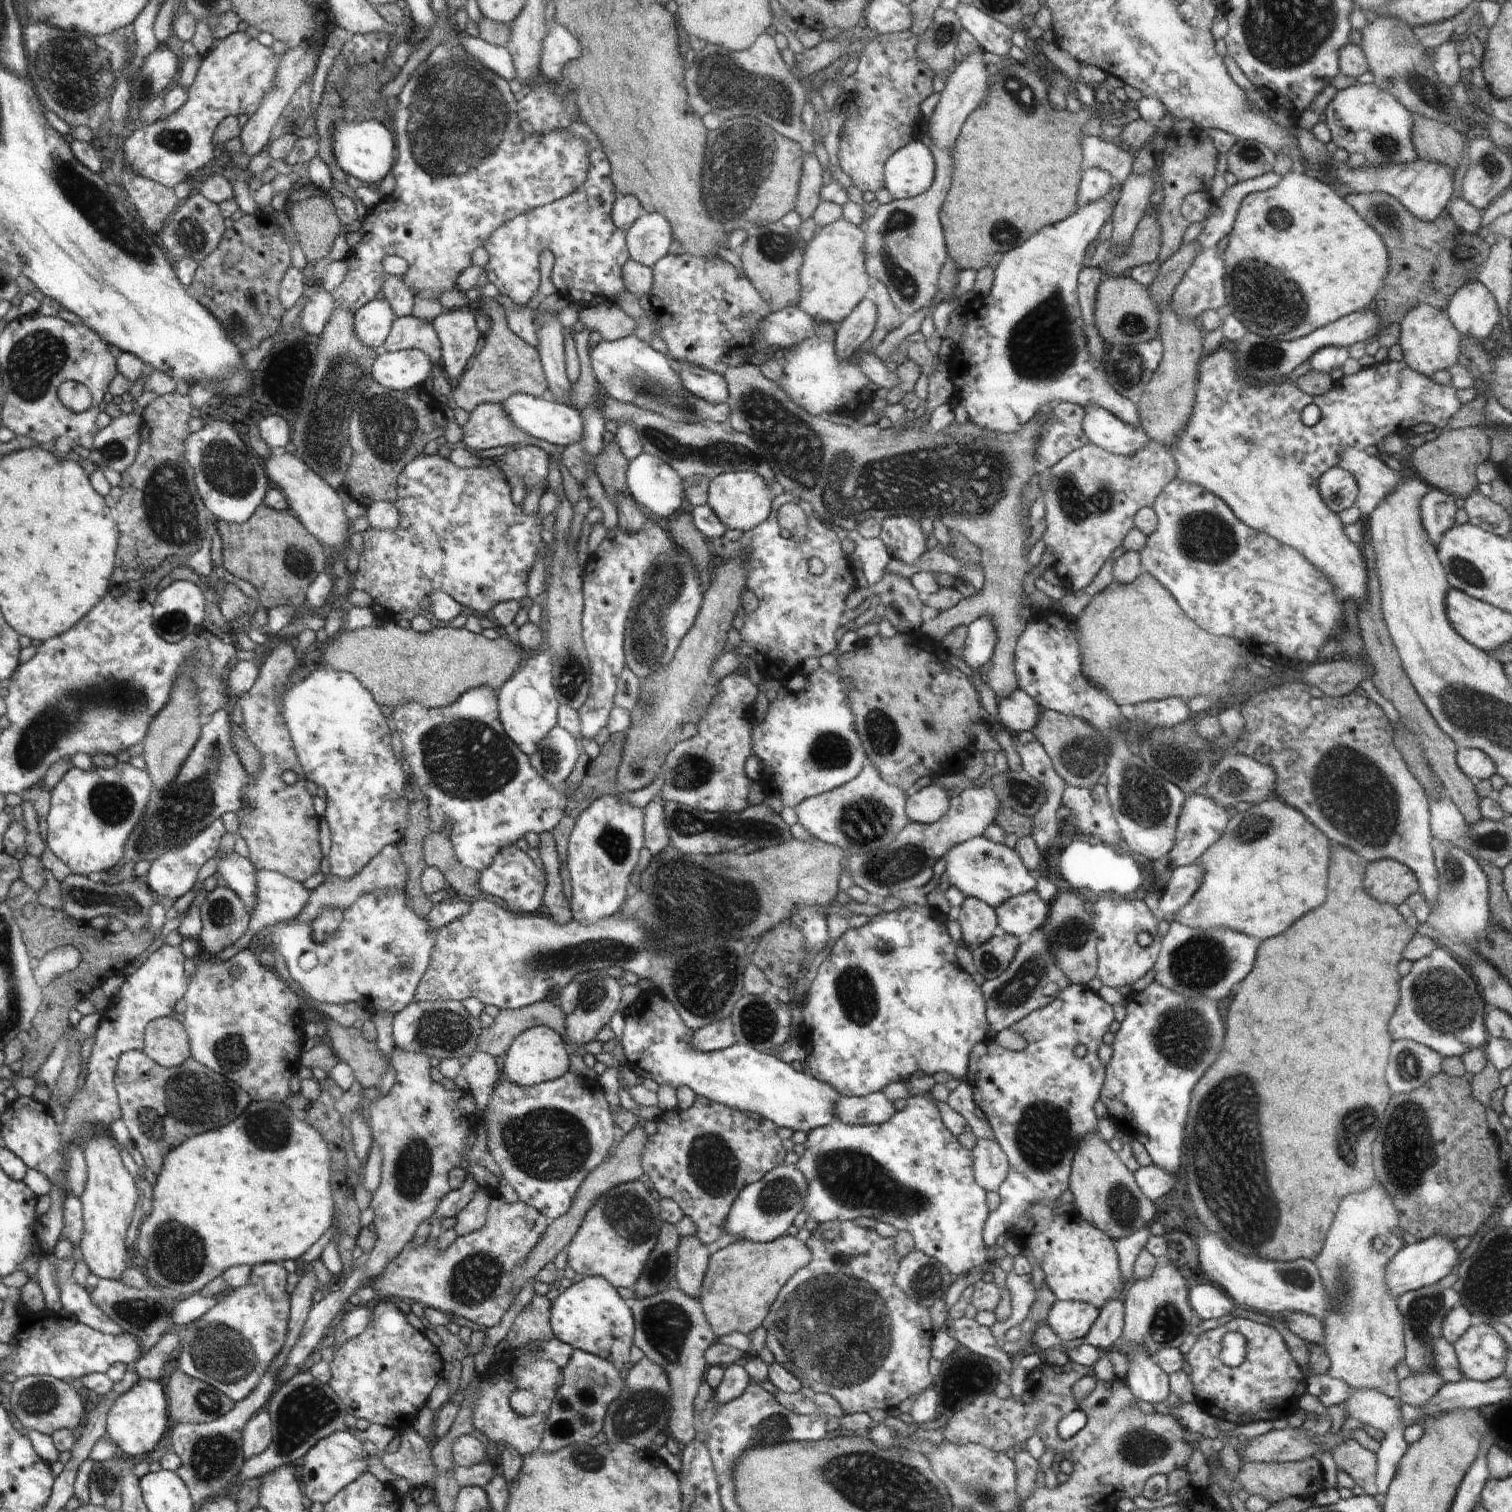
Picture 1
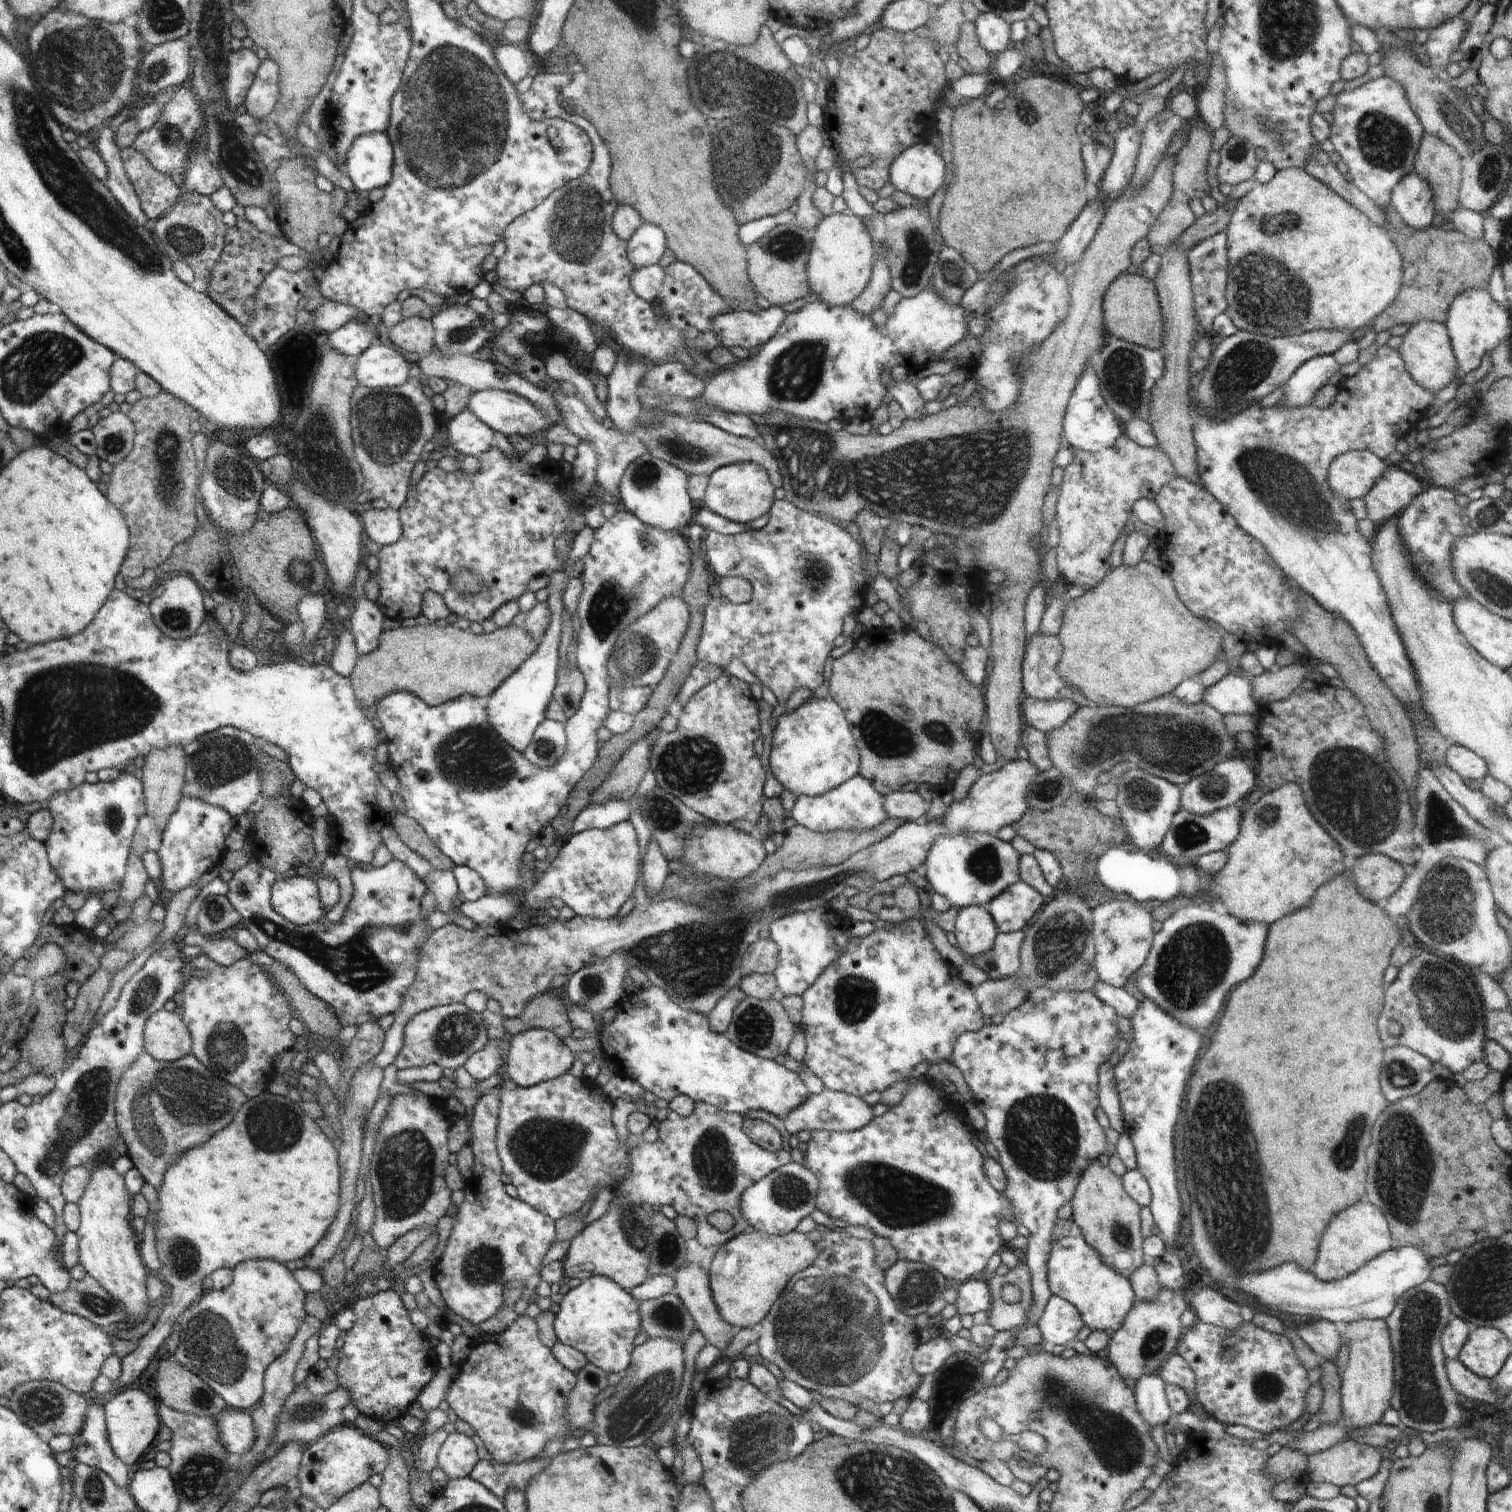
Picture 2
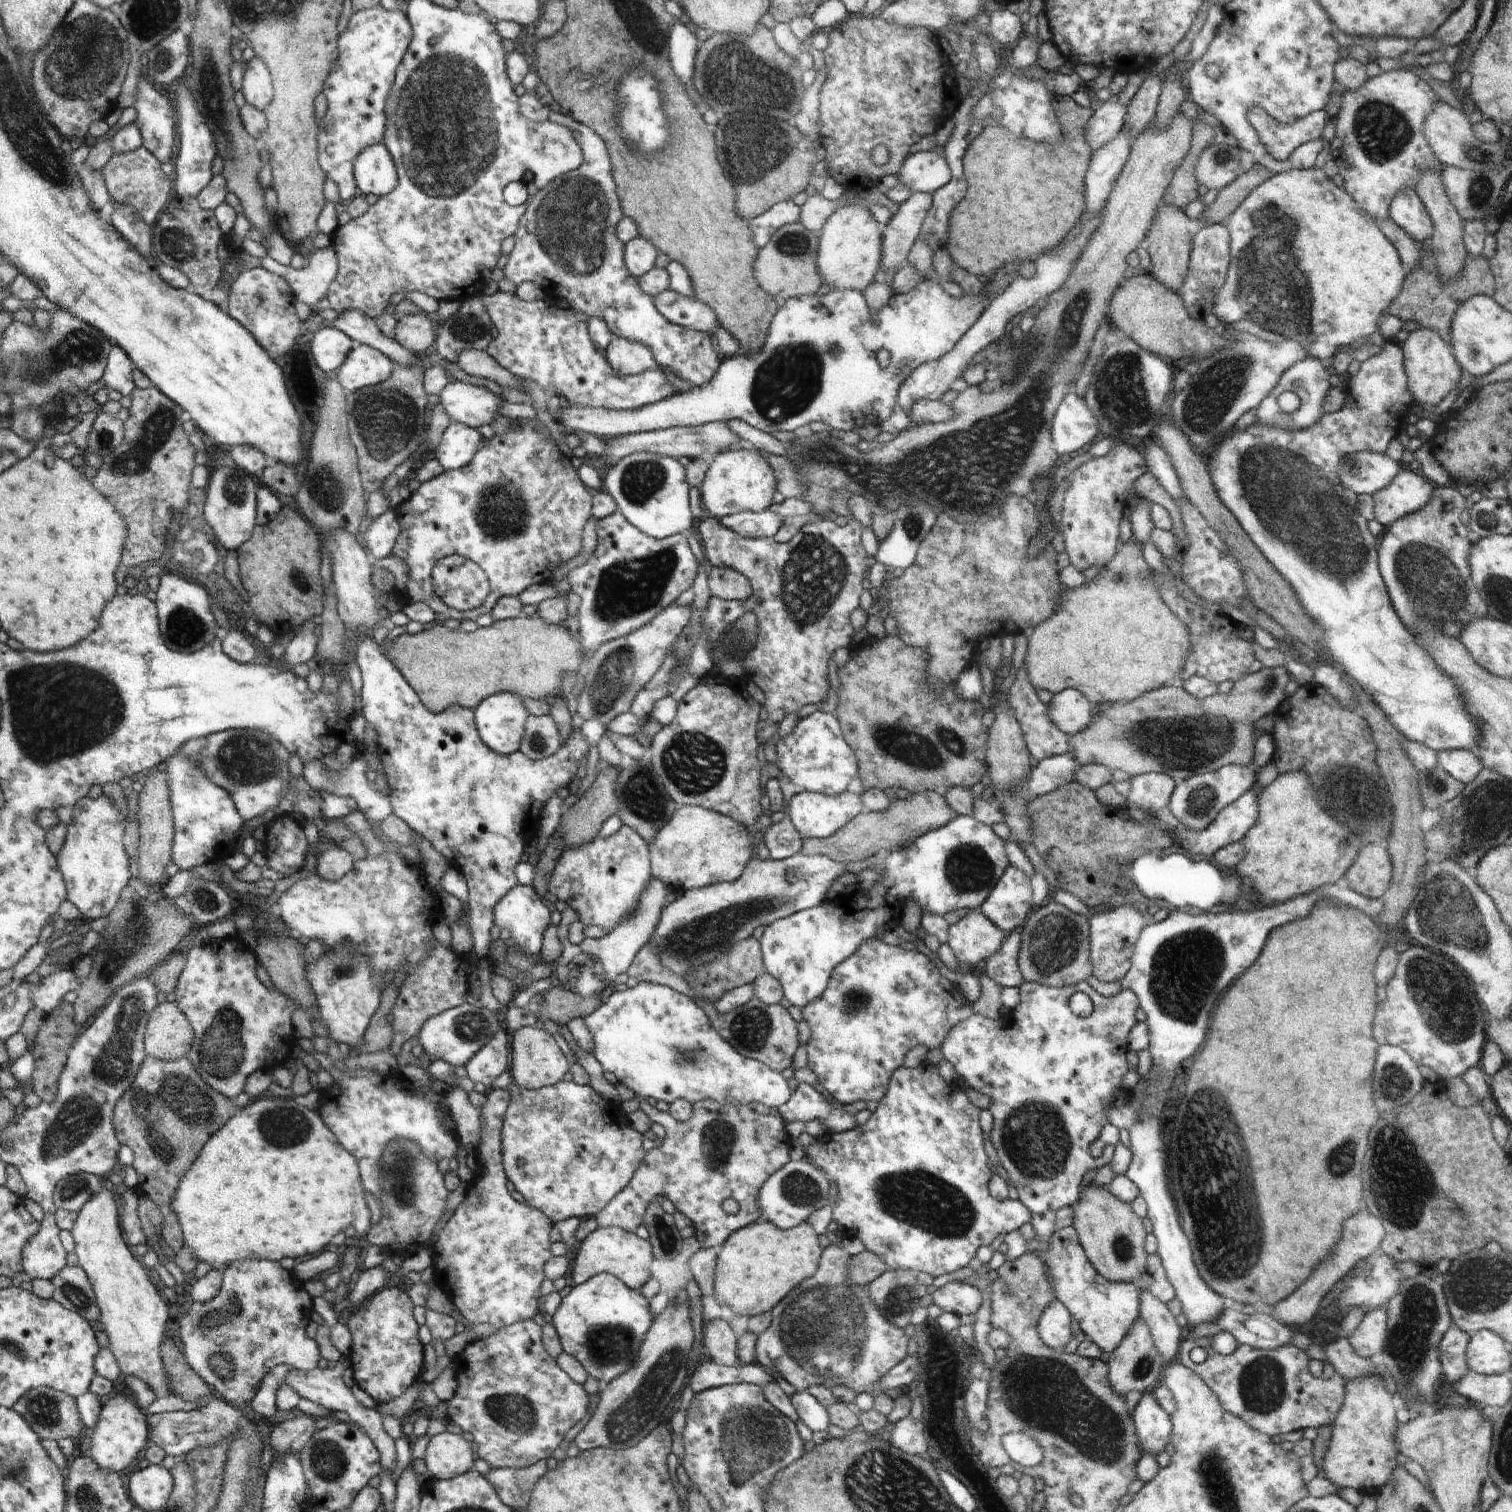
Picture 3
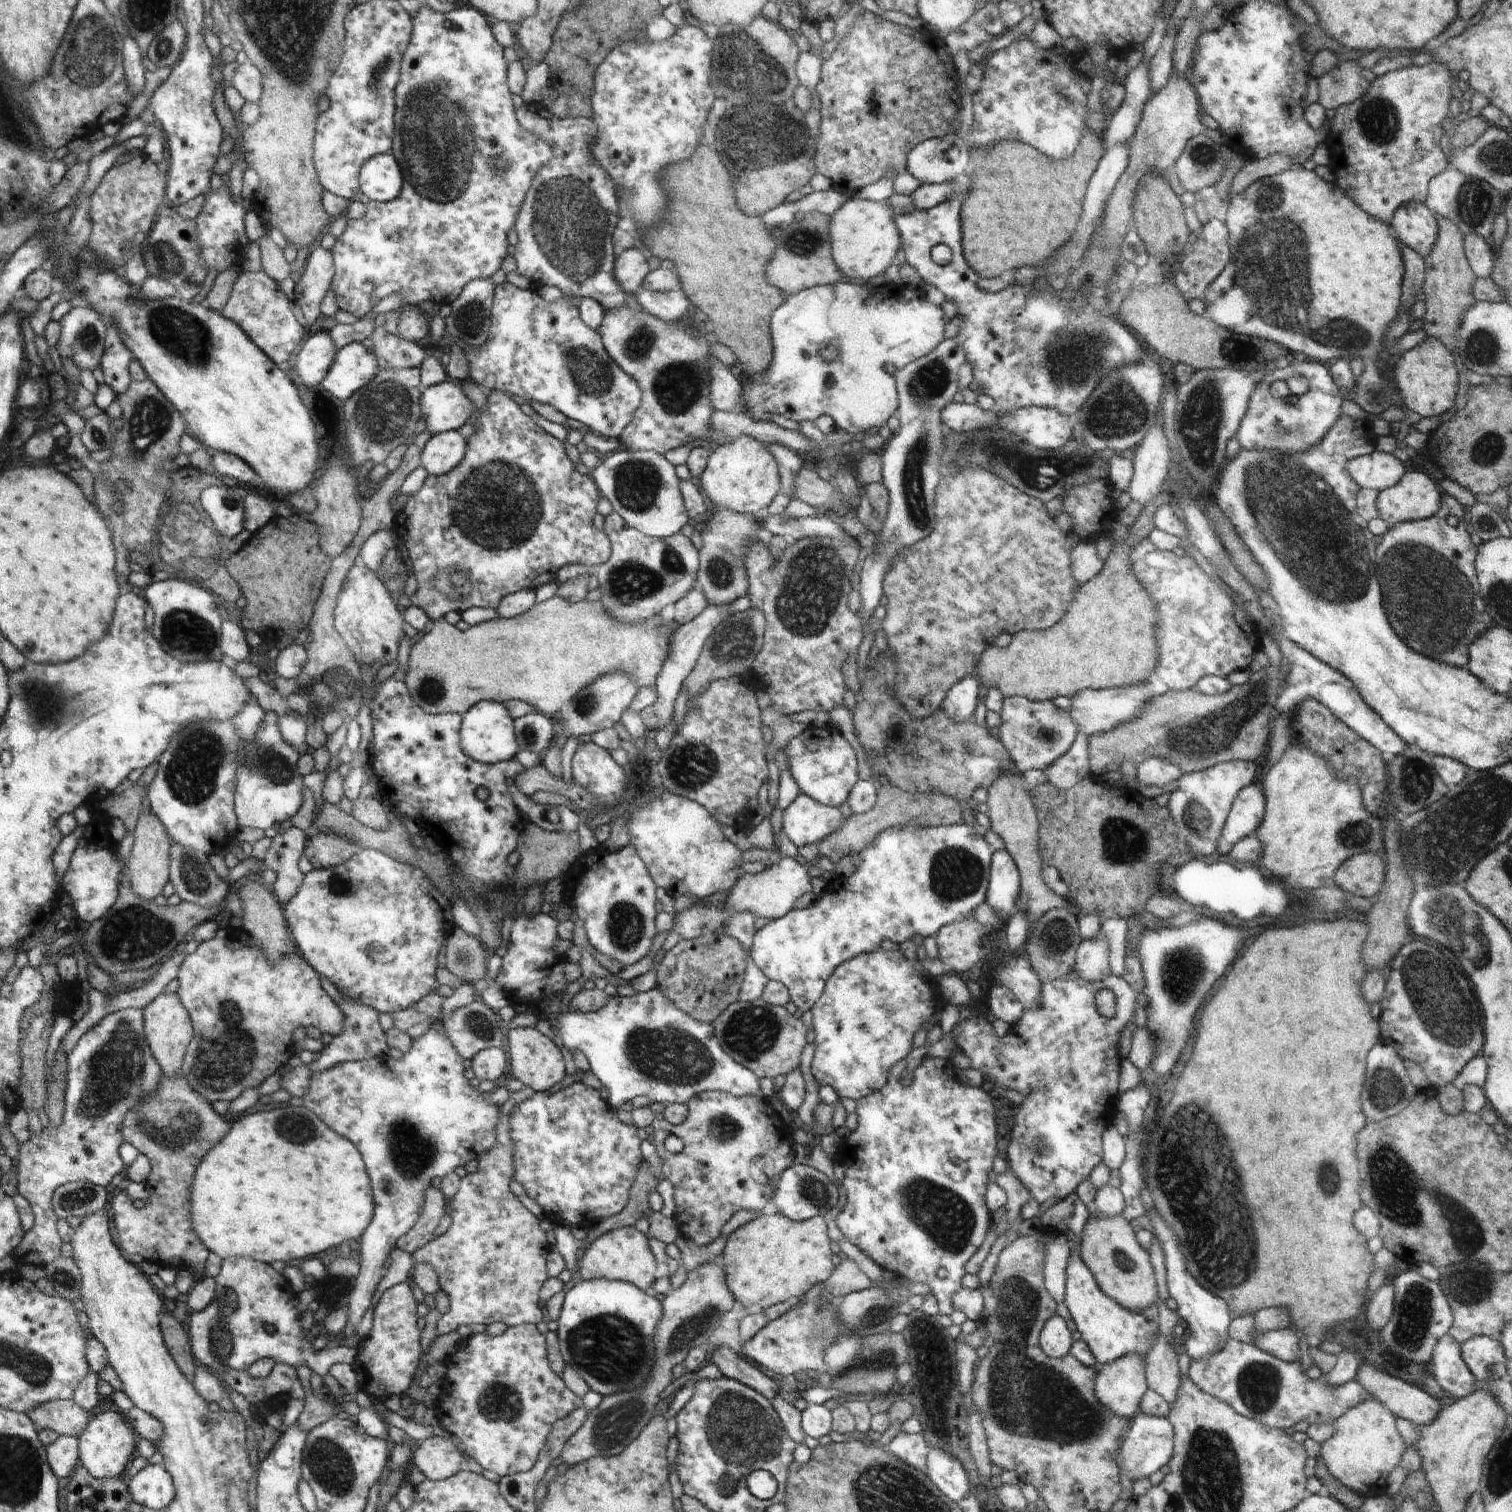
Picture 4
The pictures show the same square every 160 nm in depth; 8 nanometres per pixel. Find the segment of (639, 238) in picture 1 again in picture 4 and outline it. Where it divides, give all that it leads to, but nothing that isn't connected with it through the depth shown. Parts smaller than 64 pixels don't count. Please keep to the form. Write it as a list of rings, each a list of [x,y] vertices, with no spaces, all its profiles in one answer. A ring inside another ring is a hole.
[[[636,245],[616,257],[613,266],[616,280],[627,293],[635,294],[643,287],[646,275],[651,271],[648,267],[648,255]]]

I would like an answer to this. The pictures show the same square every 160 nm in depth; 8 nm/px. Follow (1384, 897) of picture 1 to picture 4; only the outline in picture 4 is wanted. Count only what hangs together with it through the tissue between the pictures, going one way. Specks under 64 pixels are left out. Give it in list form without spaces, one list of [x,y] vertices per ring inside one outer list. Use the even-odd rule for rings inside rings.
[[[1382,853],[1352,855],[1336,869],[1334,884],[1343,891],[1370,902],[1385,880],[1384,861]]]

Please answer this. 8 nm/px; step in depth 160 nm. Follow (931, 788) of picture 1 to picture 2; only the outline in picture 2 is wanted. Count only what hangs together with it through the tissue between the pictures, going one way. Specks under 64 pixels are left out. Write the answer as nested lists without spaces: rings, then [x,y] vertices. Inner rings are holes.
[[[894,791],[884,795],[886,810],[889,818],[903,821],[922,821],[924,814],[930,808],[930,801],[926,801],[917,792]]]

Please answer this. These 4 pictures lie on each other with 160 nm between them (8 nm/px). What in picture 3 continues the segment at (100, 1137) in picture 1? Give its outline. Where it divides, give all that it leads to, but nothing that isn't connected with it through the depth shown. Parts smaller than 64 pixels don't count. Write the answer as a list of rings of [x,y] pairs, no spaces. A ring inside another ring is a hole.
[[[102,1180],[101,1189],[77,1212],[70,1230],[75,1244],[73,1252],[90,1279],[99,1306],[100,1329],[108,1335],[108,1348],[116,1357],[122,1376],[136,1376],[145,1380],[158,1396],[169,1396],[172,1393],[169,1379],[160,1360],[160,1342],[168,1320],[168,1308],[148,1280],[142,1264],[130,1254],[128,1244],[124,1244],[118,1228],[118,1206],[106,1185],[108,1182]]]

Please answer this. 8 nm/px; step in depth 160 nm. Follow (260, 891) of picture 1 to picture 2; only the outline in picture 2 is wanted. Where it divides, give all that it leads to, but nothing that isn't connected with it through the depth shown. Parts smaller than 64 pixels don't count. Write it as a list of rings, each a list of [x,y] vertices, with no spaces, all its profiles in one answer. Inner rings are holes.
[[[290,876],[274,881],[272,905],[282,918],[298,926],[316,923],[324,914],[320,888],[310,876]]]

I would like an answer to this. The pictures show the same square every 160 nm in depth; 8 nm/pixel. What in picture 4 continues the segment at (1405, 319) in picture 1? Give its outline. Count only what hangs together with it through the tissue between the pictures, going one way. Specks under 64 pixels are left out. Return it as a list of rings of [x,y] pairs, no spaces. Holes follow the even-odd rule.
[[[1426,337],[1418,346],[1400,354],[1394,370],[1397,389],[1410,410],[1426,418],[1439,417],[1454,408],[1461,378],[1451,353],[1438,339]]]

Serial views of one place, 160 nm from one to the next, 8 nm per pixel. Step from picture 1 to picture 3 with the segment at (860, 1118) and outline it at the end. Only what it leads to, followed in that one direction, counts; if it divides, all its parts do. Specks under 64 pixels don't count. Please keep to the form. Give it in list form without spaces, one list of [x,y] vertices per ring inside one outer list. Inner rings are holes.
[[[796,1083],[793,1096],[779,1109],[786,1122],[801,1120],[816,1121],[829,1128],[829,1132],[843,1133],[856,1128],[856,1114],[845,1111],[845,1106],[834,1099],[826,1098],[806,1083]]]

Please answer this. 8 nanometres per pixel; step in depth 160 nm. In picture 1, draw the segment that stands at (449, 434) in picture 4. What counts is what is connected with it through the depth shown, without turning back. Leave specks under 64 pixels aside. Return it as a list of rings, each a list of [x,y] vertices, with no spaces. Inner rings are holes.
[[[480,403],[472,410],[468,422],[462,428],[462,441],[476,450],[488,450],[522,442],[530,442],[530,445],[540,447],[549,454],[562,453],[564,450],[564,446],[537,439],[515,425],[501,403]]]

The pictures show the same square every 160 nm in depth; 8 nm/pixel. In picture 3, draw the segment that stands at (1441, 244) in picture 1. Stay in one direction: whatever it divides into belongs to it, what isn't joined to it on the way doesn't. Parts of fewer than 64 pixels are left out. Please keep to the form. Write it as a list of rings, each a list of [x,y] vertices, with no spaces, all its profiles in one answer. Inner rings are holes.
[[[1418,243],[1421,250],[1419,265],[1407,273],[1401,292],[1389,306],[1387,314],[1400,318],[1403,322],[1418,322],[1421,327],[1436,331],[1450,344],[1451,322],[1457,308],[1474,295],[1493,297],[1495,293],[1495,278],[1489,262],[1484,256],[1474,256],[1467,252],[1462,268],[1453,277],[1443,281],[1437,269],[1435,254],[1426,243]]]

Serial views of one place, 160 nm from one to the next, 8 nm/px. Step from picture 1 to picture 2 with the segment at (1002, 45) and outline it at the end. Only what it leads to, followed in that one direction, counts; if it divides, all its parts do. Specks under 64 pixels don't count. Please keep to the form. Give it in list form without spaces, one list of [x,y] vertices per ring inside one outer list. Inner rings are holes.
[[[980,13],[974,22],[980,44],[992,55],[1005,51],[1011,42],[1011,25],[996,13]]]

